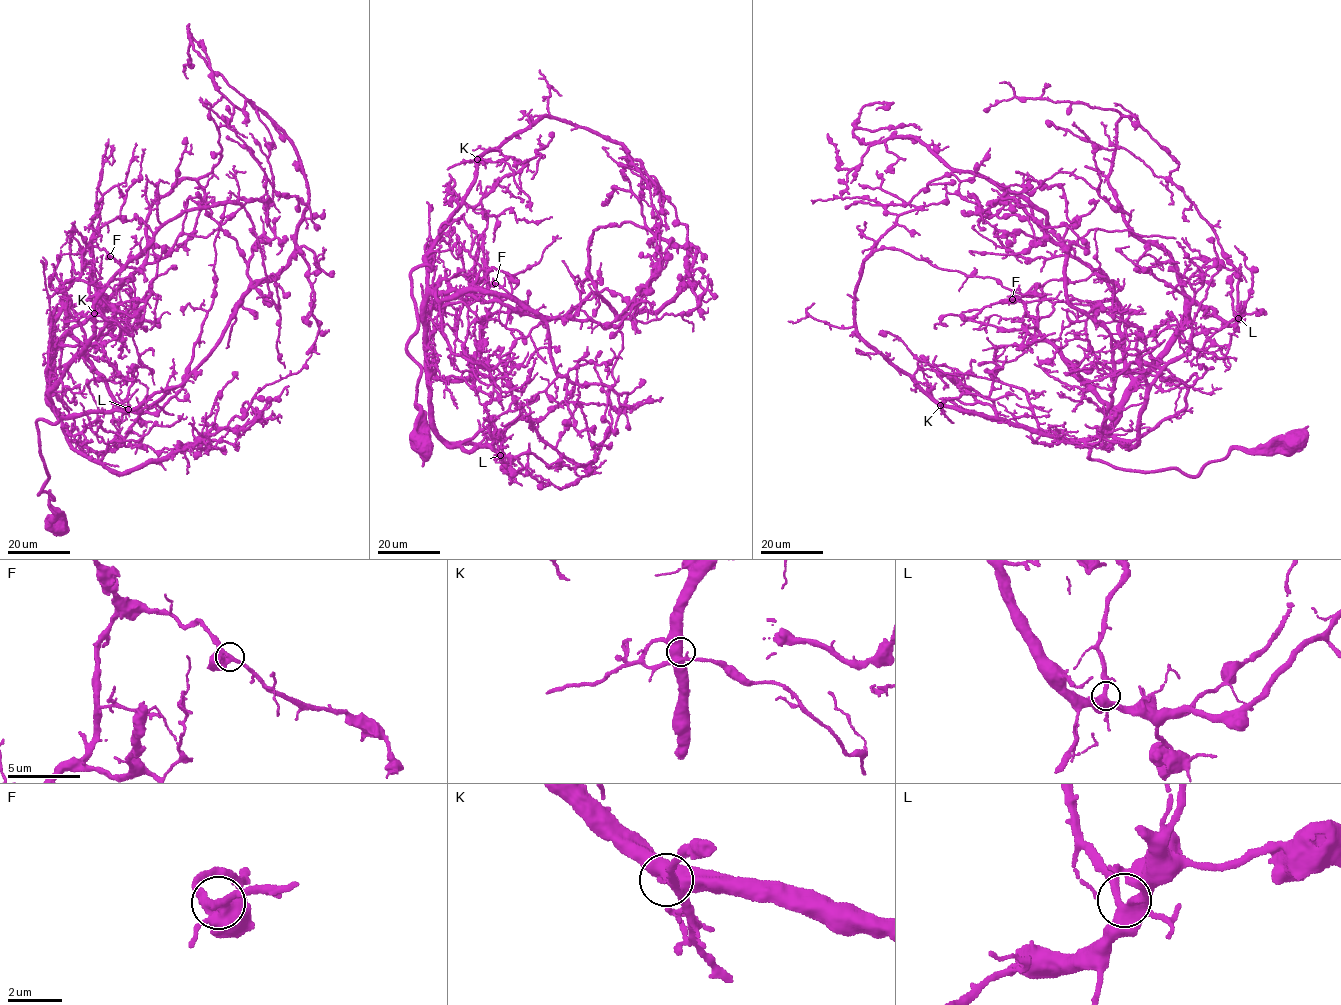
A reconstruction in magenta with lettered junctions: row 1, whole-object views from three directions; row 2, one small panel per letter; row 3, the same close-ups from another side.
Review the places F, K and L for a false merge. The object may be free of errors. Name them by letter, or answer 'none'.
none

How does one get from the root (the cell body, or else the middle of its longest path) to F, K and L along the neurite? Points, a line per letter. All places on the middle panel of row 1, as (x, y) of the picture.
F: (421, 442), (421, 365), (407, 349), (417, 326), (410, 272), (431, 268), (424, 317), (495, 283)
K: (421, 442), (421, 365), (407, 349), (417, 326), (410, 272), (431, 271), (426, 254), (475, 178), (477, 159)
L: (421, 442), (421, 365), (407, 344), (417, 326), (410, 272), (428, 265), (431, 421), (446, 445), (500, 455)

